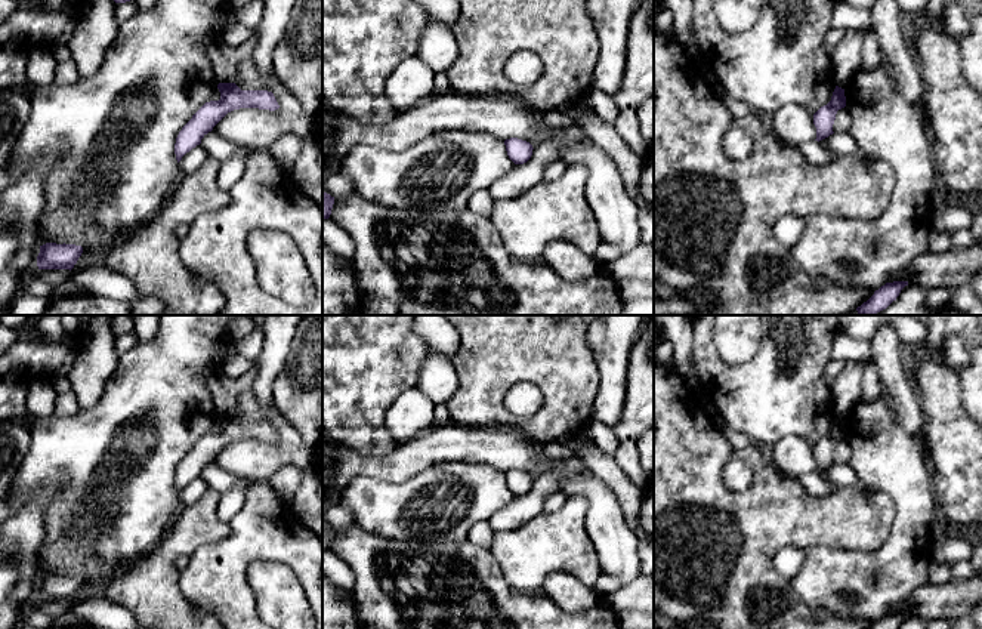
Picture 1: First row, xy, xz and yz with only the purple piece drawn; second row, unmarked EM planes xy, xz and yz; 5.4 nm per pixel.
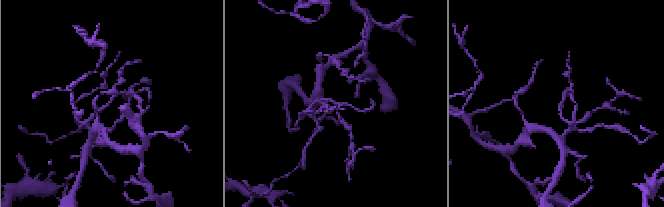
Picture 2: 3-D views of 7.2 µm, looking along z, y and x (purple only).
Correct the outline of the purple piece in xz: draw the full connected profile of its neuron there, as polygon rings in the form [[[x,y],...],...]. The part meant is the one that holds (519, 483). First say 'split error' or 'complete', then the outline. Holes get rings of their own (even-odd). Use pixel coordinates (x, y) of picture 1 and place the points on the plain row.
complete; [[[510,469],[504,472],[506,482],[509,490],[515,496],[524,496],[526,494],[531,487],[532,487],[532,477],[526,472],[518,471],[518,469]]]

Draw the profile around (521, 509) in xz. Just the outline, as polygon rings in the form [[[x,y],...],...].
[[[572,454],[559,471],[537,477],[526,494],[515,496],[510,503],[488,518],[490,525],[495,530],[490,551],[497,559],[512,591],[525,592],[540,589],[544,579],[553,571],[568,573],[580,583],[595,589],[602,568],[586,528],[586,497],[572,496],[556,512],[543,511],[544,500],[559,490],[563,480],[584,472],[590,472],[584,460]]]

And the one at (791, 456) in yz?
[[[794,435],[784,437],[772,445],[771,460],[781,474],[796,480],[816,471],[813,447]]]

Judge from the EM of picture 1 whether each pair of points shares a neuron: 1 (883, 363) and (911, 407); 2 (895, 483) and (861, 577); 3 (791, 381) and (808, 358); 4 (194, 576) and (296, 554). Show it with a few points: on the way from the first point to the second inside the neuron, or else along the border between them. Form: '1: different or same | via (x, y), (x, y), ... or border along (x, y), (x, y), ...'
1: same | via (892, 373), (902, 397)
2: same | via (904, 506), (904, 537), (885, 557)
3: same | via (794, 375), (802, 364)
4: same | via (219, 569), (238, 549), (271, 549)

